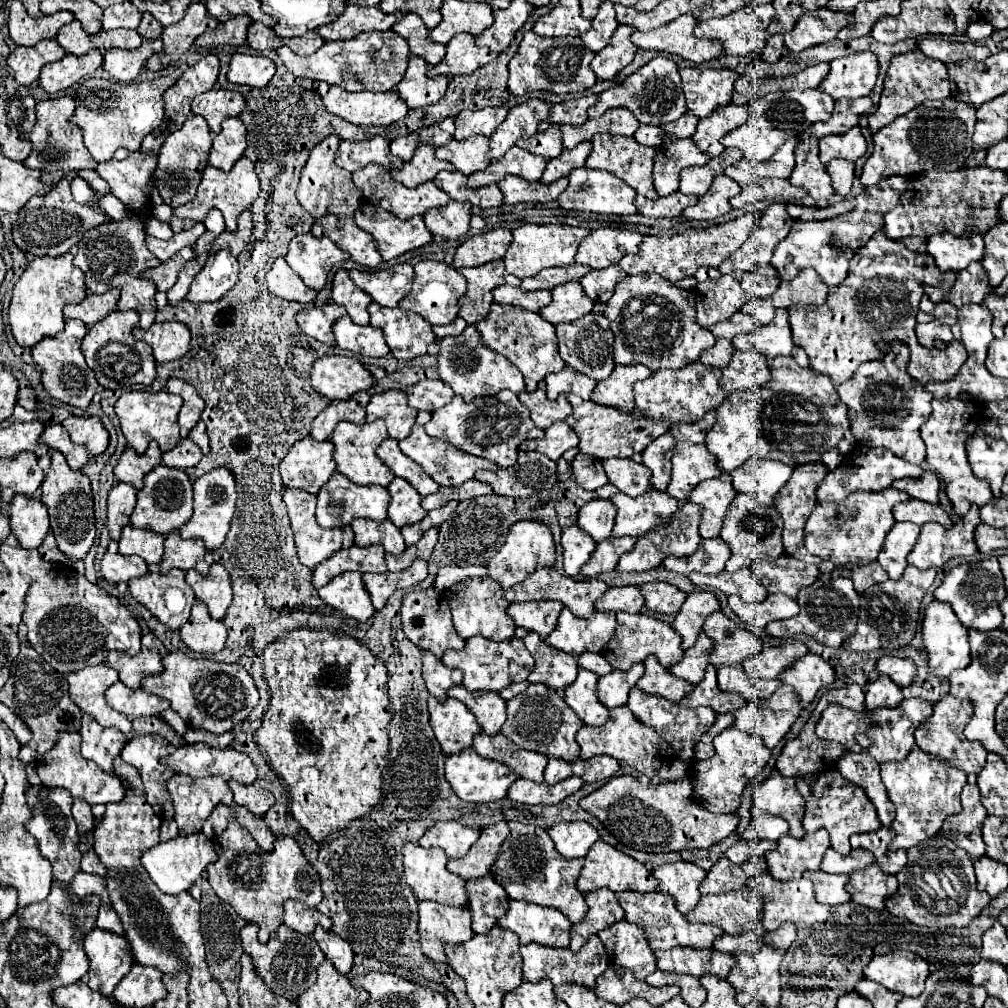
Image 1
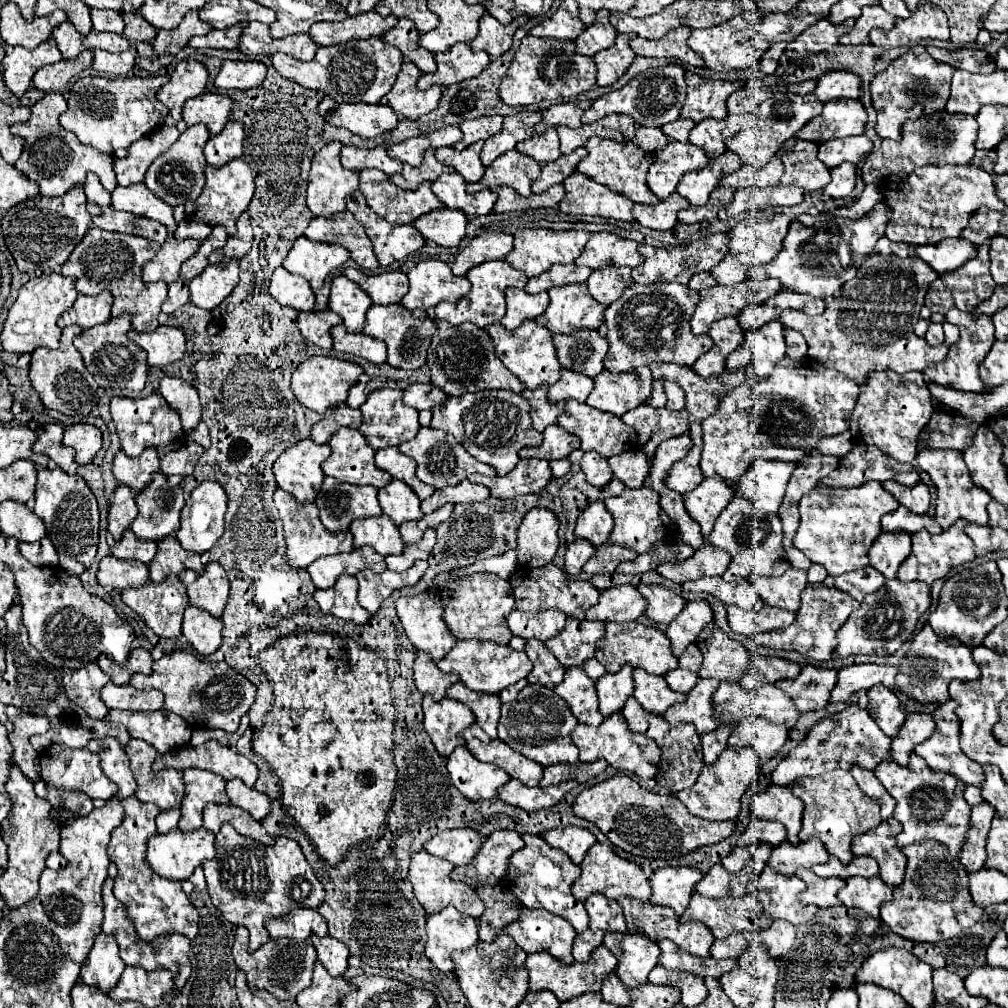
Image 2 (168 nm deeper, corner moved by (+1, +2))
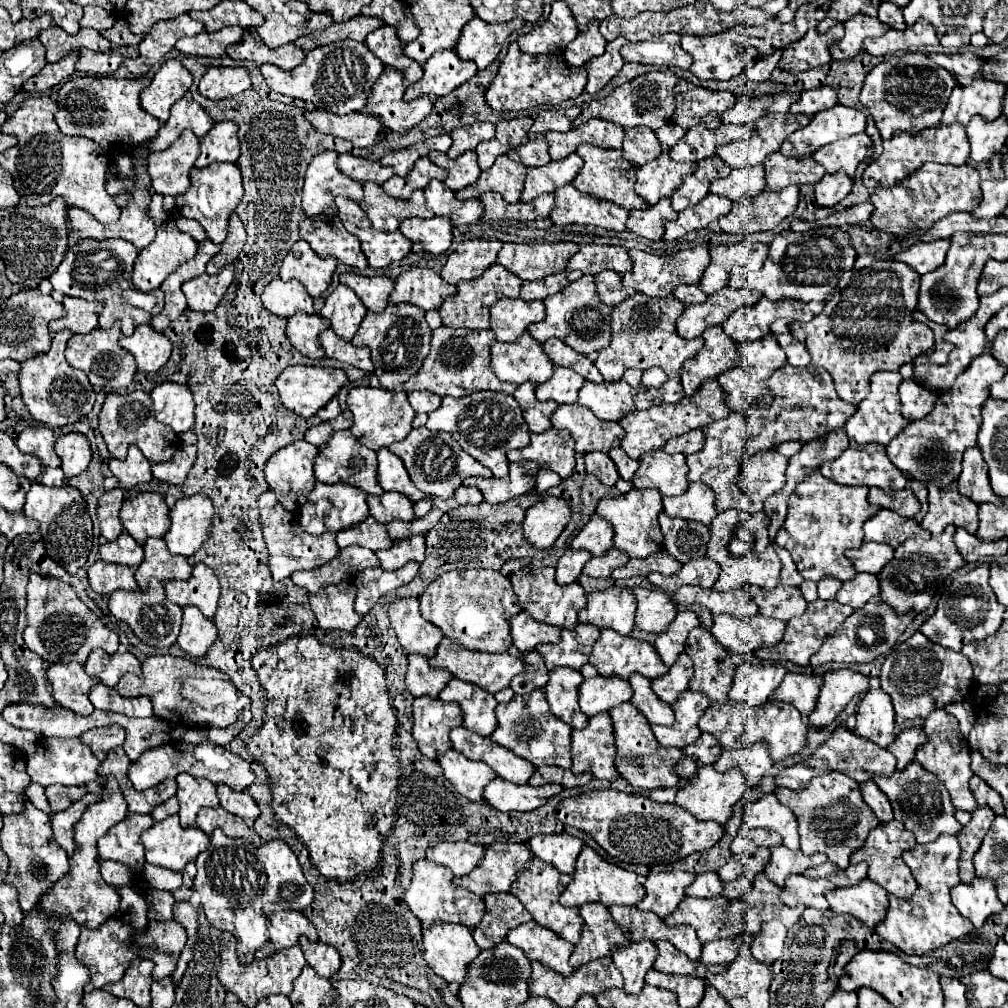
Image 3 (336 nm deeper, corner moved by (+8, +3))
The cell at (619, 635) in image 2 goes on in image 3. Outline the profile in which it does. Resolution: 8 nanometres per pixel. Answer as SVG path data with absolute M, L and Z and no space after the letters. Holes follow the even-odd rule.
M604 628L600 630L600 638L596 640L594 648L592 648L592 654L590 654L590 664L598 670L600 676L620 676L620 678L628 678L632 672L638 672L650 680L658 678L658 676L664 676L670 668L660 660L656 648L650 644L650 642L644 642L644 640L638 640L638 638L632 638L632 636L622 636L610 628Z

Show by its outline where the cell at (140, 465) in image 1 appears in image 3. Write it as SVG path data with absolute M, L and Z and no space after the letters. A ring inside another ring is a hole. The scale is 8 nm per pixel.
M136 446L128 448L128 458L126 460L110 458L108 464L110 464L112 474L118 478L120 486L126 488L126 490L134 488L136 484L144 484L144 482L152 480L150 462Z

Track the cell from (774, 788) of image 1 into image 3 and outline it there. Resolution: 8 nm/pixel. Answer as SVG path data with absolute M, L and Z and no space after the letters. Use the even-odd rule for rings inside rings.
M766 794L752 802L744 814L744 824L750 828L776 830L790 850L798 850L798 822L788 806L782 806L774 794Z

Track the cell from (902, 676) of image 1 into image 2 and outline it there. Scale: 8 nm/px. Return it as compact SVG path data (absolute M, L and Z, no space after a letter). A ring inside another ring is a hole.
M851 665L841 667L837 673L837 685L831 691L829 703L839 703L851 699L853 693L861 689L869 689L873 685L883 685L893 689L895 685L895 667L881 667L881 665Z

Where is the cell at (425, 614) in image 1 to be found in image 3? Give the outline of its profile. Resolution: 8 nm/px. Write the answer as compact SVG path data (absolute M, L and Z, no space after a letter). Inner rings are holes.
M398 598L388 606L392 628L406 654L422 654L432 658L444 634L438 626L428 622L418 608L418 598Z

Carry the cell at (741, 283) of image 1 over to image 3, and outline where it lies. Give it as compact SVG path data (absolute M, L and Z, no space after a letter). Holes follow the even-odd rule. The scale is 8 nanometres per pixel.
M726 286L724 290L718 290L716 294L708 296L706 302L686 306L684 314L676 322L676 332L688 340L696 338L706 328L722 324L734 310L738 310L742 306L752 306L760 298L762 298L760 292L736 290L736 288Z

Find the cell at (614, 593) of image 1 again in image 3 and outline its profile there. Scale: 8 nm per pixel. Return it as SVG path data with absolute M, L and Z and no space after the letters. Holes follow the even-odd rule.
M606 588L586 596L588 604L578 612L578 622L590 622L598 628L612 628L628 636L634 628L636 600L628 588Z

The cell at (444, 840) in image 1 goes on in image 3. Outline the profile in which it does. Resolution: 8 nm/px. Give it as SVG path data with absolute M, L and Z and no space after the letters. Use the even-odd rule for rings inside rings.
M466 840L440 842L426 850L426 860L450 868L456 876L464 876L472 872L482 860L482 856L484 856L484 848L480 844L472 844Z

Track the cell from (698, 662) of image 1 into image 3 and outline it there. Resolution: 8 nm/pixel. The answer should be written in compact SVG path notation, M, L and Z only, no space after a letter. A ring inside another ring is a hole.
M686 652L678 656L674 666L668 670L668 674L652 680L652 690L656 696L660 696L664 702L672 704L684 690L688 690L688 682L692 678L694 664Z

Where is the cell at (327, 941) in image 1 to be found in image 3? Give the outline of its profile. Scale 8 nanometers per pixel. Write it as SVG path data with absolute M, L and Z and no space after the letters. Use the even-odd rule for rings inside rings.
M306 936L300 938L300 948L306 956L306 962L322 978L332 978L340 970L340 954L336 948L324 942L310 942Z

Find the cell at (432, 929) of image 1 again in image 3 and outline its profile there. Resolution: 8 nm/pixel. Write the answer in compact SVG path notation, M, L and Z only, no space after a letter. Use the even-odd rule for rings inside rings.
M434 922L424 926L424 960L446 982L464 982L468 962L476 958L476 946L468 926Z

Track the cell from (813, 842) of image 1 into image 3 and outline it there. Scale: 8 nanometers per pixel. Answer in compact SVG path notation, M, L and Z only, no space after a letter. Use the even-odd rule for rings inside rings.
M772 846L770 848L770 864L766 866L766 876L776 882L784 884L786 876L790 874L802 874L804 870L812 866L820 866L826 862L824 854L814 854L814 856L804 856L800 850L788 850L786 846Z

